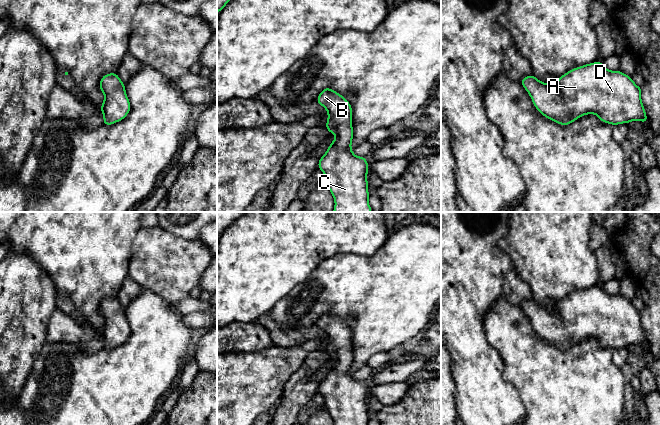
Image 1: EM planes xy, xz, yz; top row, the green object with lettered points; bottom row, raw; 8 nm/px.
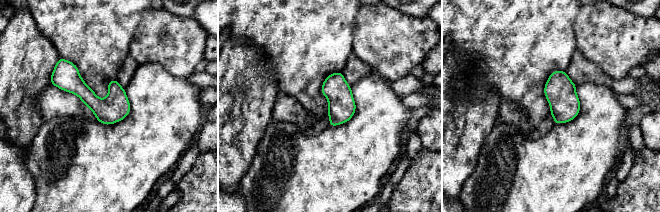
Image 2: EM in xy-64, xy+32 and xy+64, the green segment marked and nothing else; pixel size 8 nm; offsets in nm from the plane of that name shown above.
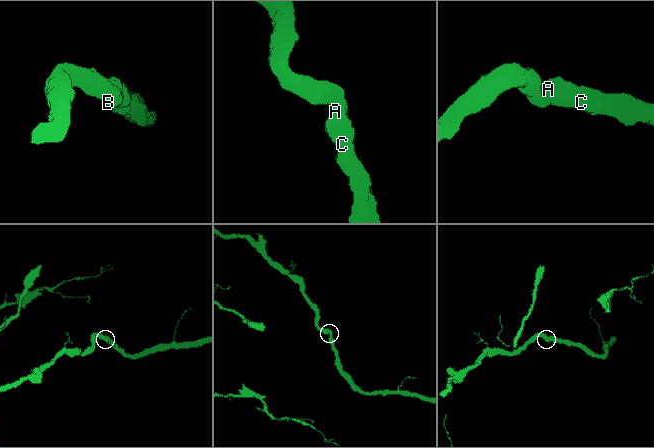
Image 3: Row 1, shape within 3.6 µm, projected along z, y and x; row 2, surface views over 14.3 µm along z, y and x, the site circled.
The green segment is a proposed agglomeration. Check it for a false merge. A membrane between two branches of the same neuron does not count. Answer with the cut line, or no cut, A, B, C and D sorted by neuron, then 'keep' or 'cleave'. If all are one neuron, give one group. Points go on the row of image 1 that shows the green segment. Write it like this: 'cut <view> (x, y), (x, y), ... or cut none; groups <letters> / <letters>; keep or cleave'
cut none; groups A B C D; keep

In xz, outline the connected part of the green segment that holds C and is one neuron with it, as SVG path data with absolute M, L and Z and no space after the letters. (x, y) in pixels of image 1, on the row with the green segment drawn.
M329 87L320 92L316 101L327 110L328 120L325 127L329 134L336 134L317 166L323 171L326 187L333 195L333 212L372 212L368 203L369 163L366 157L355 156L351 149L351 104Z

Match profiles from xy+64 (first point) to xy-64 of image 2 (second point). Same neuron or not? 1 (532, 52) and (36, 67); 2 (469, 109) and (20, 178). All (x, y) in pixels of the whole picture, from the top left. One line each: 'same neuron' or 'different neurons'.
1: different neurons
2: different neurons

